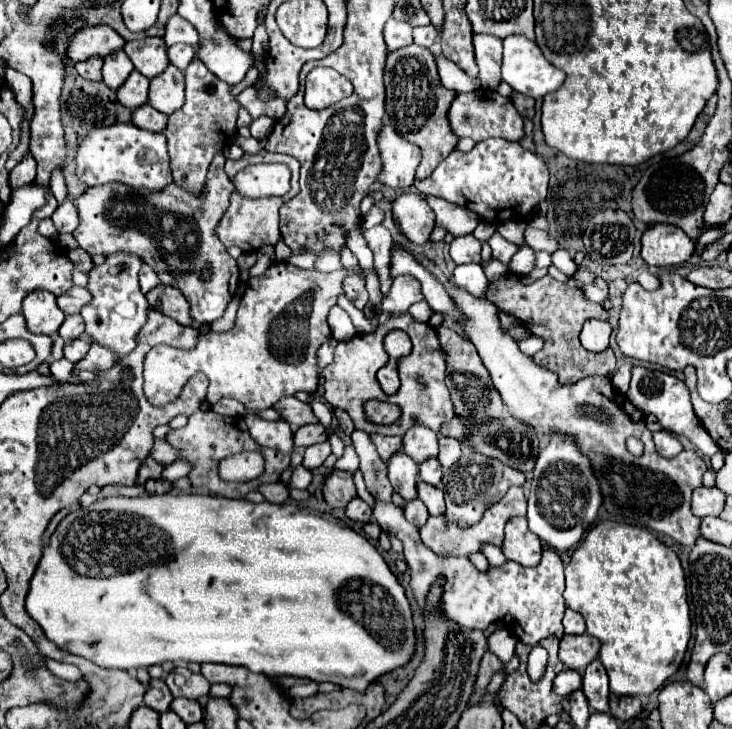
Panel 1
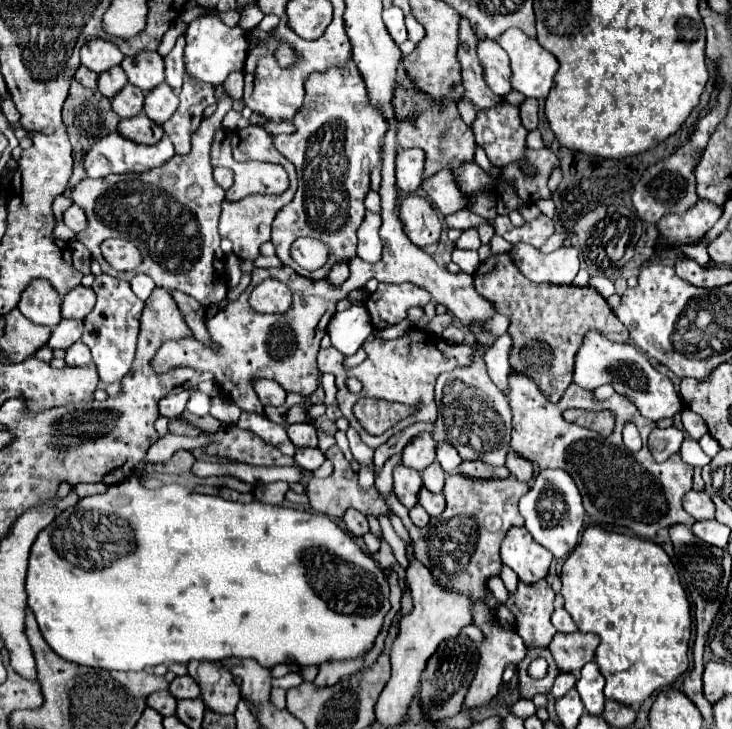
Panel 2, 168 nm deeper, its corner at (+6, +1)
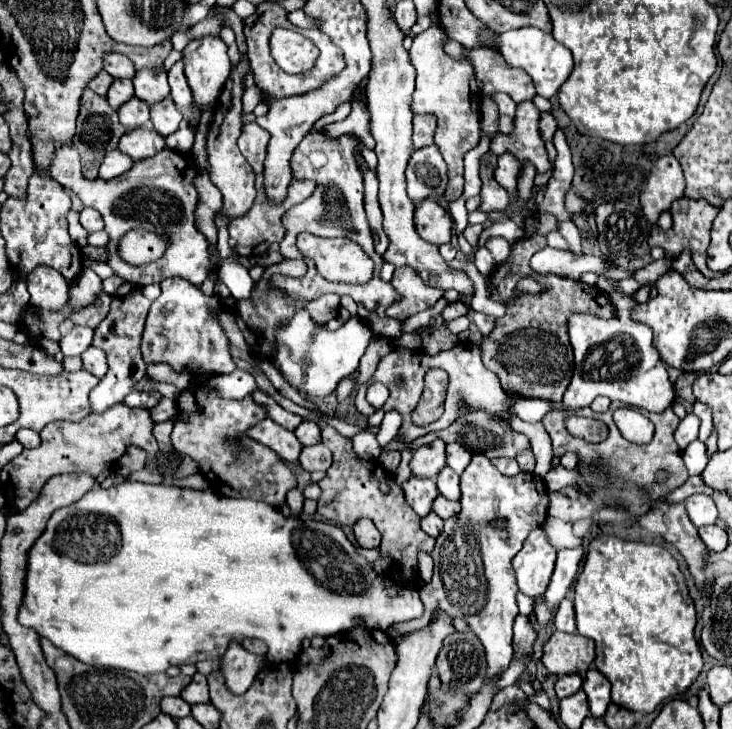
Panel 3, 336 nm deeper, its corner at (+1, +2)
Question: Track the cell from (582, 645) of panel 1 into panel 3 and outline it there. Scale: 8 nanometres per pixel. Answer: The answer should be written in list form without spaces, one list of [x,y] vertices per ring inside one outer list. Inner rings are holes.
[[[553,632],[543,646],[543,664],[553,674],[581,674],[595,660],[595,642],[581,634]]]

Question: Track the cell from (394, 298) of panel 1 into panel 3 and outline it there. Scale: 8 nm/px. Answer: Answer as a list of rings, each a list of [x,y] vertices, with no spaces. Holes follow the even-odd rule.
[[[397,268],[391,284],[397,288],[397,292],[403,296],[403,300],[391,304],[387,308],[387,314],[395,316],[399,320],[405,320],[411,314],[431,308],[445,294],[441,288],[427,286],[413,268]]]

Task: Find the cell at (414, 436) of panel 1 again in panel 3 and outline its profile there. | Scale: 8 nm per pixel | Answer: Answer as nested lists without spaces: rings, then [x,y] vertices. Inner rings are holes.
[[[433,440],[431,444],[421,446],[419,450],[413,452],[413,460],[411,460],[411,472],[415,476],[423,476],[423,478],[437,478],[437,472],[441,472],[441,468],[447,466],[447,458],[445,458],[445,442],[443,440]]]

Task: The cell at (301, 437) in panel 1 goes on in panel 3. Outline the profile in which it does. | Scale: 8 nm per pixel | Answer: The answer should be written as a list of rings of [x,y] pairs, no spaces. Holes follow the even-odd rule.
[[[303,420],[303,422],[297,426],[295,436],[299,438],[299,442],[301,442],[303,446],[313,446],[313,444],[319,444],[319,442],[321,442],[321,428],[319,428],[315,422]]]

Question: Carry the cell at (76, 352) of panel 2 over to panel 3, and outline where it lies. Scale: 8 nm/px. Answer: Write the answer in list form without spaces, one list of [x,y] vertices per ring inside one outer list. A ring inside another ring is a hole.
[[[91,346],[81,358],[83,358],[83,368],[89,370],[93,376],[103,378],[107,374],[107,356],[101,348]]]

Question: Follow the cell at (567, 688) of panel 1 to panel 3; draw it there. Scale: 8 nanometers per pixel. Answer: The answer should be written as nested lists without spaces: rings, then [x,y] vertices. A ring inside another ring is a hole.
[[[565,674],[565,676],[561,676],[557,680],[557,684],[555,684],[557,698],[561,700],[561,698],[567,698],[567,696],[575,694],[577,690],[581,690],[581,684],[583,684],[583,680],[581,680],[579,674]]]

